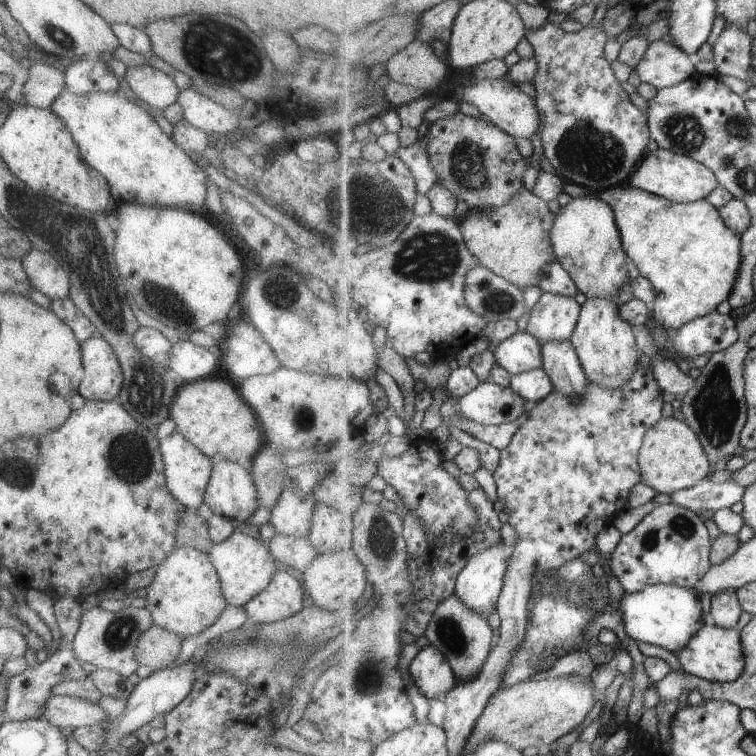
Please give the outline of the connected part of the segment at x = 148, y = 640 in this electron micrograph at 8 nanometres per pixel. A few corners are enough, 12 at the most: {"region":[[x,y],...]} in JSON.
{"region":[[151,625],[136,642],[135,660],[152,671],[169,667],[182,639]]}

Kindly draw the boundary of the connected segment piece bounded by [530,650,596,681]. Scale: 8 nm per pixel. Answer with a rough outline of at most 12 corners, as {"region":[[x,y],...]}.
{"region":[[587,652],[563,655],[531,681],[563,675],[589,676],[596,669]]}

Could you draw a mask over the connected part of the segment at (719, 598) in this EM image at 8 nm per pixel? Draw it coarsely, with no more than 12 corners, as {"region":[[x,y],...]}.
{"region":[[738,591],[711,596],[709,621],[735,628],[743,612]]}

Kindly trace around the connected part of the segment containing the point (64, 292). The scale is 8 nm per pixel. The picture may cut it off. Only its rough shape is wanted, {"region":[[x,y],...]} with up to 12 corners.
{"region":[[31,247],[19,262],[33,289],[68,298],[67,273],[49,253]]}

